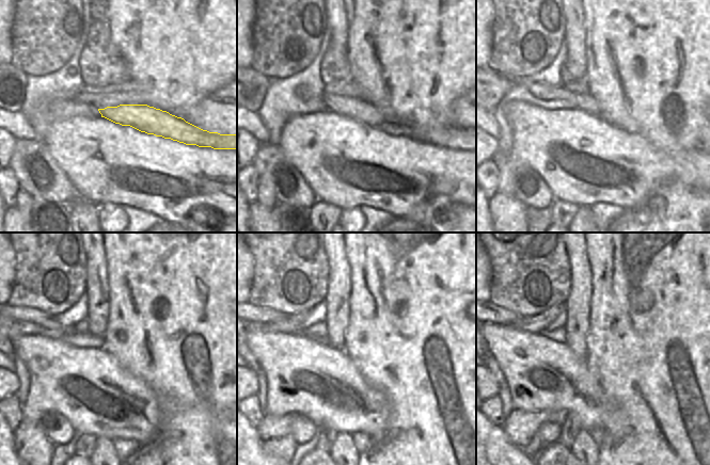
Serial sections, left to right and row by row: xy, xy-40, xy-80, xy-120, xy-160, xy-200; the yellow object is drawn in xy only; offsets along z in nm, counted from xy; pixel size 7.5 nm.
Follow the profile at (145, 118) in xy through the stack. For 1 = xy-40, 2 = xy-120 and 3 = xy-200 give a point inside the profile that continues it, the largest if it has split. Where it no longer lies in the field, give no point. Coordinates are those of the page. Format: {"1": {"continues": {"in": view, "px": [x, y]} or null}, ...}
{"1": {"continues": {"in": "xy-40", "px": [448, 137]}}, "2": {"continues": {"in": "xy-120", "px": [25, 314]}}, "3": {"continues": {"in": "xy-200", "px": [498, 315]}}}

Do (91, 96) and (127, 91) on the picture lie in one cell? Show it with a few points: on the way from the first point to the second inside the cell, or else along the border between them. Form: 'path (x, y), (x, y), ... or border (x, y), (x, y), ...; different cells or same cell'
path (99, 96), (119, 94); same cell

